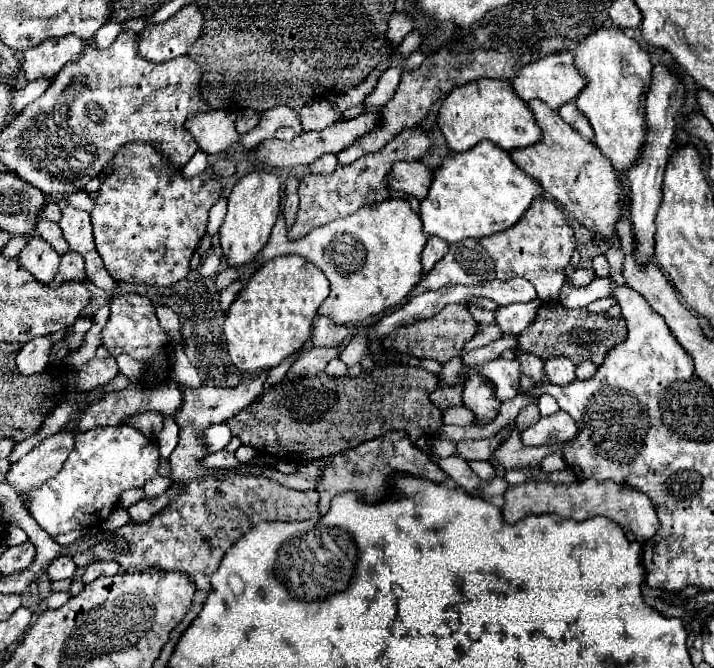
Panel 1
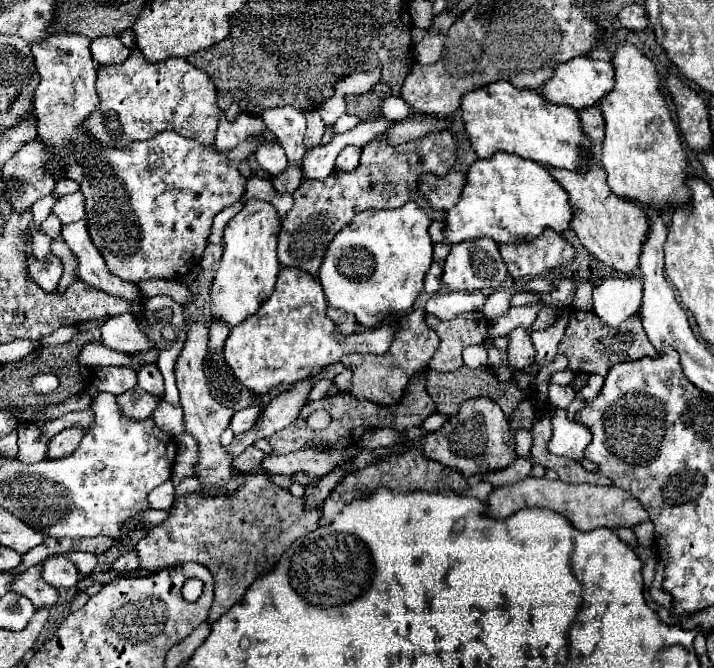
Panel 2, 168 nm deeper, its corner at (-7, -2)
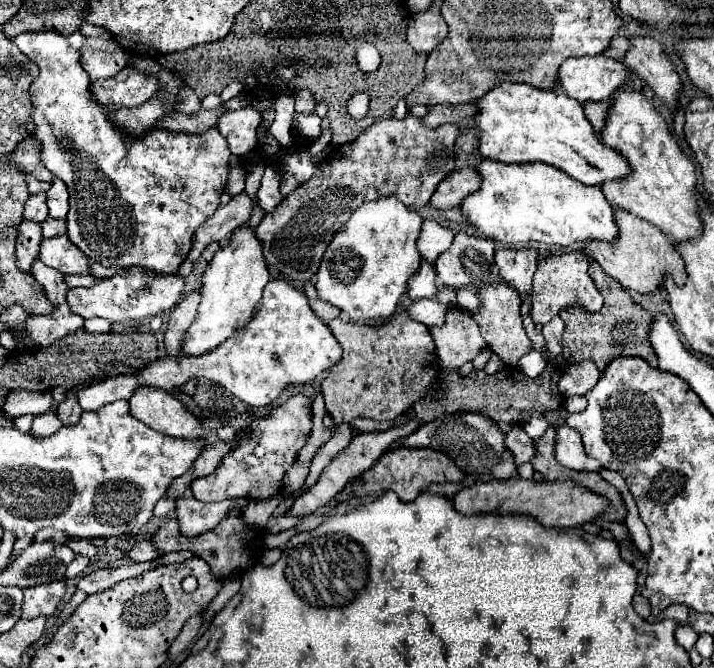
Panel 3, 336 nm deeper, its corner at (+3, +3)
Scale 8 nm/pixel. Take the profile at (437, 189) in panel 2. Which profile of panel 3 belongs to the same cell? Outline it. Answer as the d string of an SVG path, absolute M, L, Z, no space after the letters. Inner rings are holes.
M472 167L456 169L456 171L452 171L446 179L442 179L442 181L438 183L438 189L434 191L434 195L432 195L432 199L430 199L430 205L432 205L434 209L440 209L440 211L452 209L452 207L456 207L466 195L474 193L478 187L480 187L480 179L478 179L476 169L472 169Z

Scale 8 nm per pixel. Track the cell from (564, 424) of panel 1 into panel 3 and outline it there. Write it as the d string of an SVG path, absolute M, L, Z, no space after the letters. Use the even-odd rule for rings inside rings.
M568 425L556 427L556 449L554 449L556 461L564 467L570 467L574 471L598 471L602 465L588 457L582 447L582 437L576 429Z

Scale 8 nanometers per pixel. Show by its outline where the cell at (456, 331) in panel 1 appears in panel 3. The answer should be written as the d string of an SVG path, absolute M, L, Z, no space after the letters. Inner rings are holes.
M450 307L446 311L444 325L430 327L430 335L436 343L434 353L442 369L458 369L472 361L482 347L486 347L478 323L472 313L462 307Z

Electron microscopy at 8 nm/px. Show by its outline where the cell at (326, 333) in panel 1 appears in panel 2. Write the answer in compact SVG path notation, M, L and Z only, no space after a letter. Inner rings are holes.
M330 310L330 318L334 318L334 320L336 320L336 324L338 324L338 330L340 330L342 334L352 334L352 332L356 332L356 319L353 314L344 314L344 312Z

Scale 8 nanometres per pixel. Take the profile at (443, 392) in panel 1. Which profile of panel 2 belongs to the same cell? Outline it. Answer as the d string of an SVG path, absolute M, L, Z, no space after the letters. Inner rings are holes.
M462 366L462 368L456 370L456 372L436 372L436 370L428 370L428 372L426 372L426 390L428 390L430 398L432 398L434 404L436 404L436 412L438 412L438 414L444 414L444 416L456 414L456 410L458 410L458 406L460 406L462 402L466 402L466 400L470 400L470 398L480 398L480 396L486 396L486 398L494 400L494 402L502 408L502 412L504 412L506 416L512 416L514 410L516 410L516 406L518 406L520 402L524 402L524 400L530 402L530 406L534 408L536 414L548 414L548 412L550 412L550 404L548 404L548 402L542 402L542 400L538 398L538 392L536 392L536 390L530 388L530 390L526 392L526 390L518 388L516 380L500 382L500 380L496 378L494 370L492 370L492 368L486 368L486 366L484 366L484 368L476 368L476 370L472 370L472 368L468 368L468 366Z

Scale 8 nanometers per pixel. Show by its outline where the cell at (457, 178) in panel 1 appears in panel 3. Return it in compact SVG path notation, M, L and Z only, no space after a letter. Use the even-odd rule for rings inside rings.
M482 159L482 163L476 167L482 183L476 193L470 193L460 203L460 211L470 227L480 231L484 237L490 237L504 245L522 245L530 241L542 241L548 245L572 245L582 241L612 241L618 233L618 227L614 225L612 217L612 205L602 195L600 187L584 185L564 171L552 167L552 165L502 165L500 161Z

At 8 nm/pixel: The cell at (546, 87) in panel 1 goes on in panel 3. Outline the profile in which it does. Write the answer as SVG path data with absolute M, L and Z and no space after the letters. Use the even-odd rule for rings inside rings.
M604 55L572 57L560 65L554 89L586 103L608 99L626 81L628 69L616 59Z

